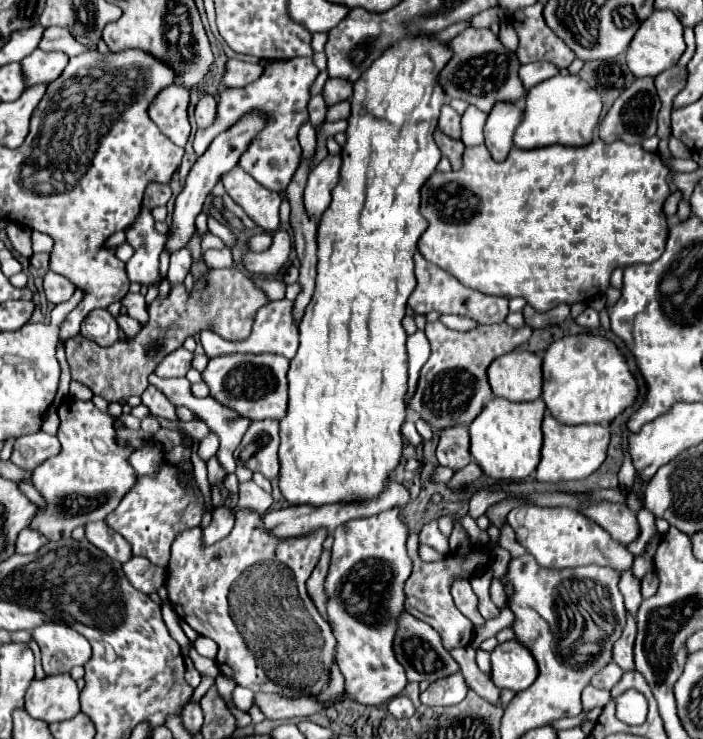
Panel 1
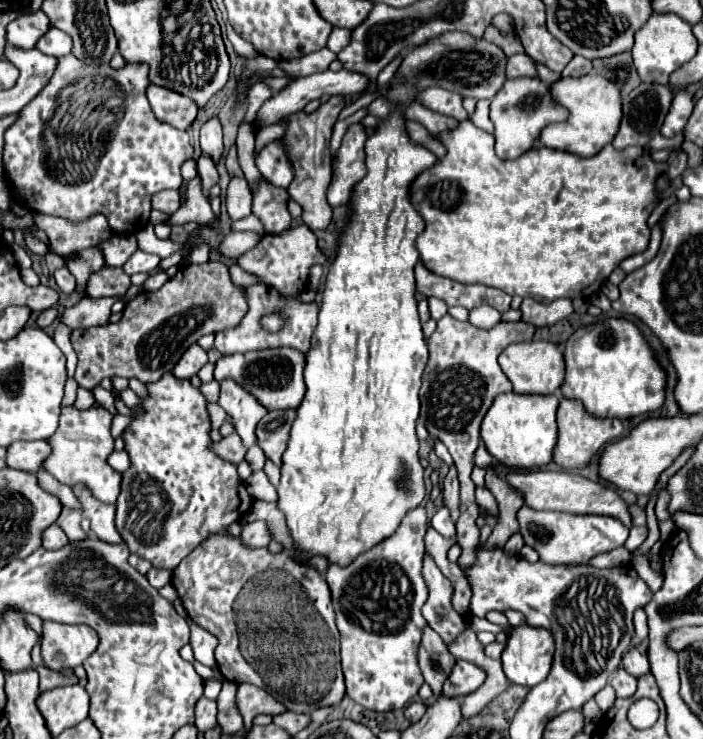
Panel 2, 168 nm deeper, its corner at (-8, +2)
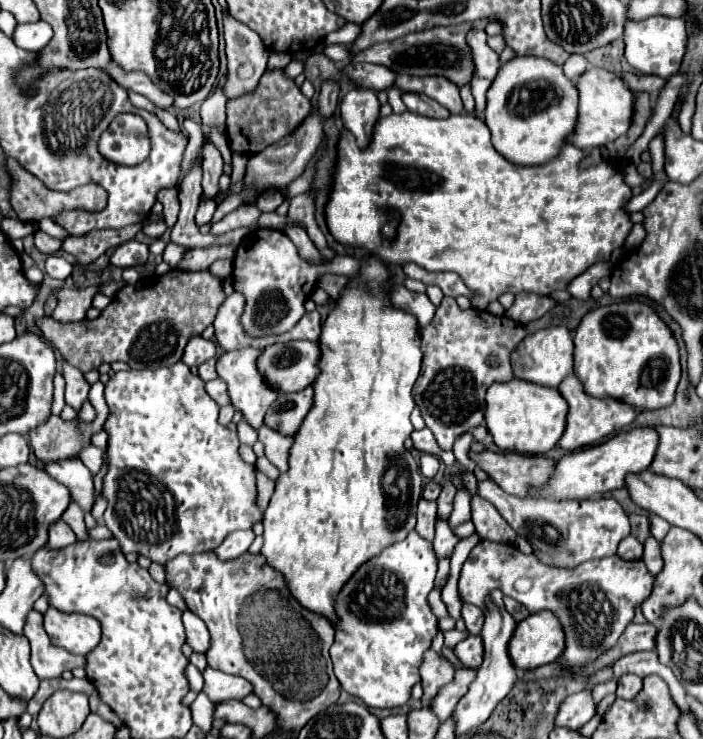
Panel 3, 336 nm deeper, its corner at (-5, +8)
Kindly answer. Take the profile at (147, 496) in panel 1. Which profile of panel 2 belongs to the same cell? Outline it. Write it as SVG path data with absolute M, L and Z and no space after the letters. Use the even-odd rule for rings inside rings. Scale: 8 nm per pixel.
M170 372L158 382L148 384L148 390L150 398L140 404L146 412L136 414L134 422L124 432L132 466L122 474L122 492L116 502L116 528L130 552L150 560L156 568L174 570L206 536L214 532L226 534L226 526L240 520L246 510L250 510L252 496L238 478L236 466L210 452L210 418L202 392L192 386L190 380L180 380Z

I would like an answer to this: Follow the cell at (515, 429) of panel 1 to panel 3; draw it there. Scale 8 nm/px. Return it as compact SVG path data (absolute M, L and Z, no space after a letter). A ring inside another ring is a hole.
M513 378L509 382L495 382L487 390L487 430L501 450L521 454L549 452L565 432L567 402L557 388L545 388L527 380Z

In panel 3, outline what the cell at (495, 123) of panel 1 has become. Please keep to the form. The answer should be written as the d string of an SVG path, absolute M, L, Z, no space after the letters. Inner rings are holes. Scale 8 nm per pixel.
M515 56L499 68L499 72L487 92L485 124L491 130L495 150L499 154L503 154L509 162L521 164L521 166L547 164L547 162L555 160L555 156L567 144L567 136L571 136L571 132L575 130L577 104L579 104L577 86L563 74L563 68L559 64L555 64L547 58L537 58L537 56Z

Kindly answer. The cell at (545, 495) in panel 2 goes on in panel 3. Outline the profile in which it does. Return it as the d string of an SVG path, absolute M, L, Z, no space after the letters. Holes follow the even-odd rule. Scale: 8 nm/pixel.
M471 452L469 458L483 468L507 494L529 496L529 484L539 488L547 484L553 472L553 460L545 456L527 456L517 452Z

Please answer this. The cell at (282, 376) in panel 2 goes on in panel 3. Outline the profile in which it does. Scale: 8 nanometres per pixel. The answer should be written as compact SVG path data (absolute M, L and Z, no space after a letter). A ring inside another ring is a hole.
M309 340L271 344L259 356L259 370L263 370L267 382L277 386L277 390L299 392L311 386L321 374L319 354L317 342Z

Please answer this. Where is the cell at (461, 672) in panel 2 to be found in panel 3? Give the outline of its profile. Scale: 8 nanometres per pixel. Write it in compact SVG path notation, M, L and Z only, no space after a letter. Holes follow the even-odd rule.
M469 634L463 642L457 644L455 656L461 660L461 666L479 668L483 662L483 642L479 636Z

